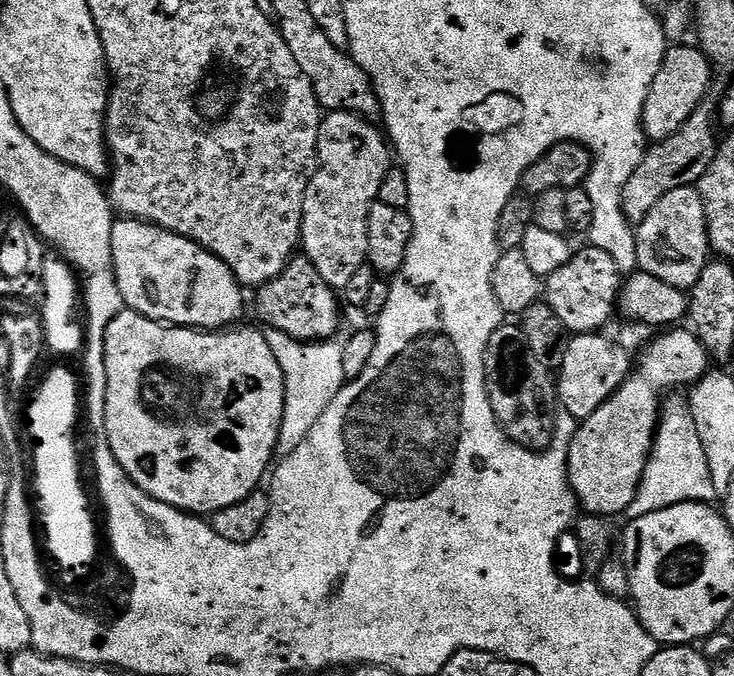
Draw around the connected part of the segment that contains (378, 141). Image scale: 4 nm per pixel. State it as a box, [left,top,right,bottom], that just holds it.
[300,112,394,290]

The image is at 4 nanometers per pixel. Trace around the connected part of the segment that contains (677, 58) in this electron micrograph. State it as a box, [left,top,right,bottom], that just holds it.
[644,47,714,142]

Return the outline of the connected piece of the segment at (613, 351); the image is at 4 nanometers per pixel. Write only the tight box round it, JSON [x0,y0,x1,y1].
[558,334,629,421]

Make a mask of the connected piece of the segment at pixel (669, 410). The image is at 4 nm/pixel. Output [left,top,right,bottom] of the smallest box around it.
[651,394,718,508]

